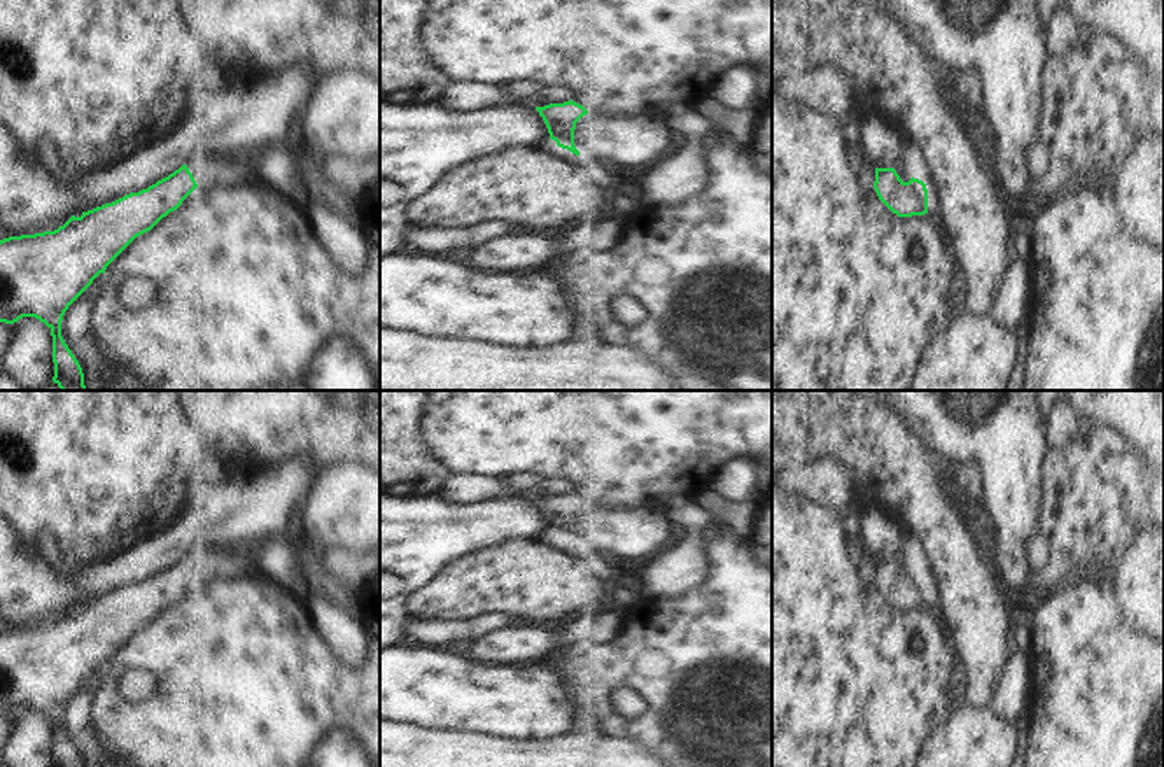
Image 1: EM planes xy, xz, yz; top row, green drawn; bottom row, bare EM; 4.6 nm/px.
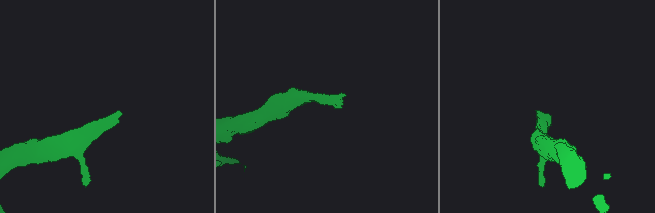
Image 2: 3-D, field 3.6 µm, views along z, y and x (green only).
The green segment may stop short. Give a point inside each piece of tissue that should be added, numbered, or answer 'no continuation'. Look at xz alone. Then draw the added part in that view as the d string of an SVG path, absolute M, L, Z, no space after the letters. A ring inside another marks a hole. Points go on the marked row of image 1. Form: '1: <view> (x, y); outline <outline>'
1: xz (625, 142); outline M586 114L576 123L574 145L581 158L632 172L662 161L672 145L672 130L648 116Z

